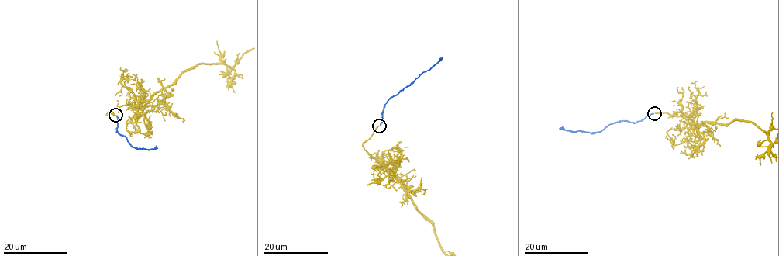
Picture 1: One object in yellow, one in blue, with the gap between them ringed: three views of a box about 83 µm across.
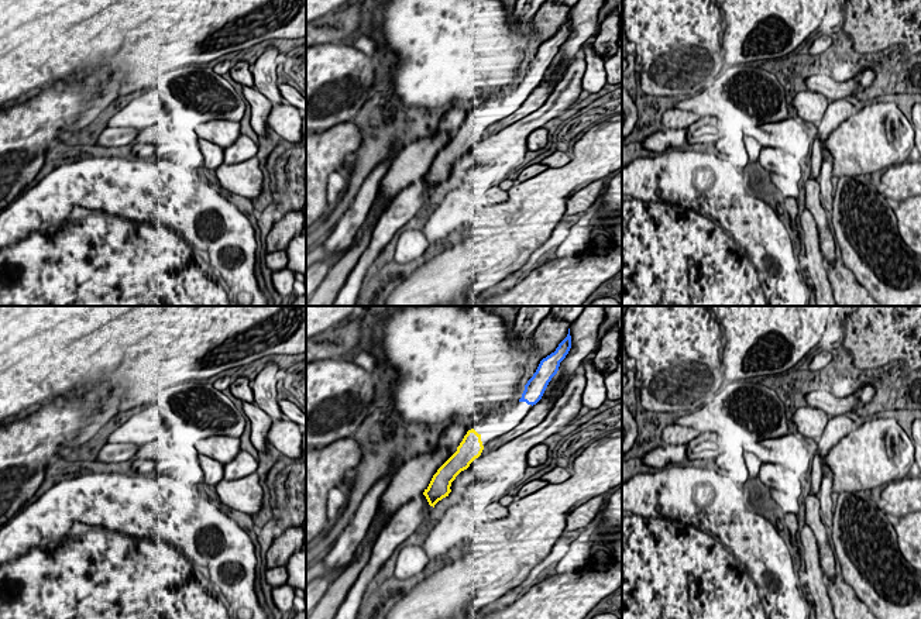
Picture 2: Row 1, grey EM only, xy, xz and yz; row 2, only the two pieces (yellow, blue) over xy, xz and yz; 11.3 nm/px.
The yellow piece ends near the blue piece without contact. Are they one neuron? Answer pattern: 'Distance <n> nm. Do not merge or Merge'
Distance 600 nm. Merge

